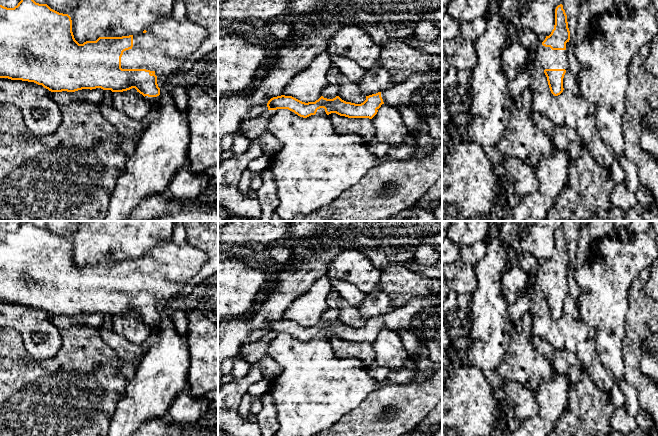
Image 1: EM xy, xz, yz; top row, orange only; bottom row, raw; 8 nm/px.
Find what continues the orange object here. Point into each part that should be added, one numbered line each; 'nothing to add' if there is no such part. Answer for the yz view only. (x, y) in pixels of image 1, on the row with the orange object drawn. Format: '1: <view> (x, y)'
1: yz (549, 59)

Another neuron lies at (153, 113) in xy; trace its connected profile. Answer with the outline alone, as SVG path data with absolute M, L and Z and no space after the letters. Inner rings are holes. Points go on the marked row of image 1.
M152 107L149 113L143 118L141 121L142 126L143 126L143 131L145 128L152 122L154 121L158 116L158 111L155 107Z

